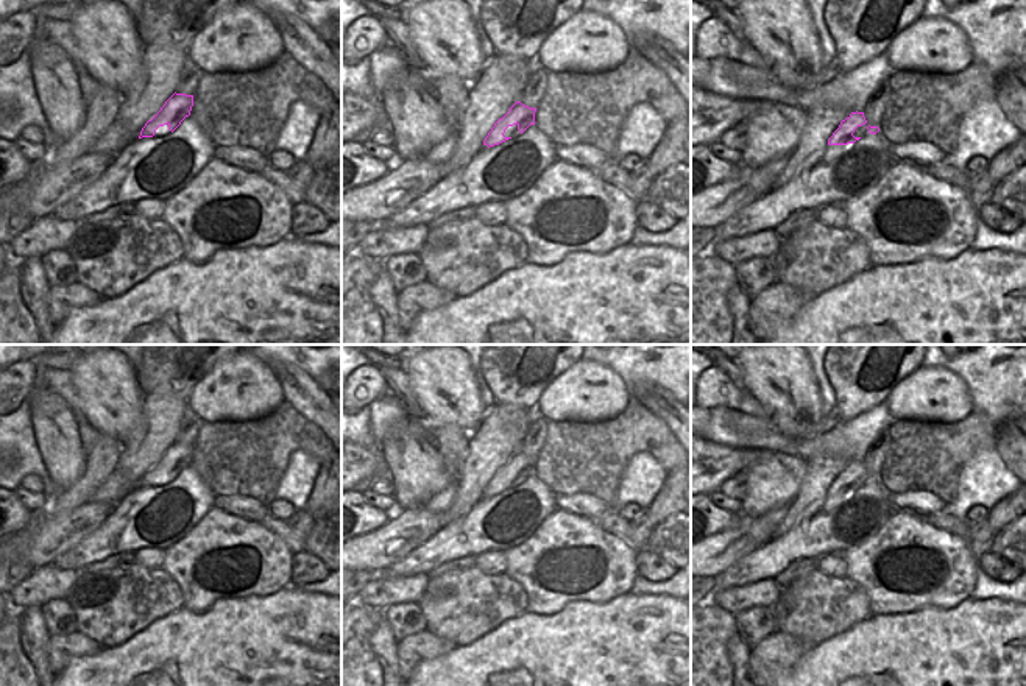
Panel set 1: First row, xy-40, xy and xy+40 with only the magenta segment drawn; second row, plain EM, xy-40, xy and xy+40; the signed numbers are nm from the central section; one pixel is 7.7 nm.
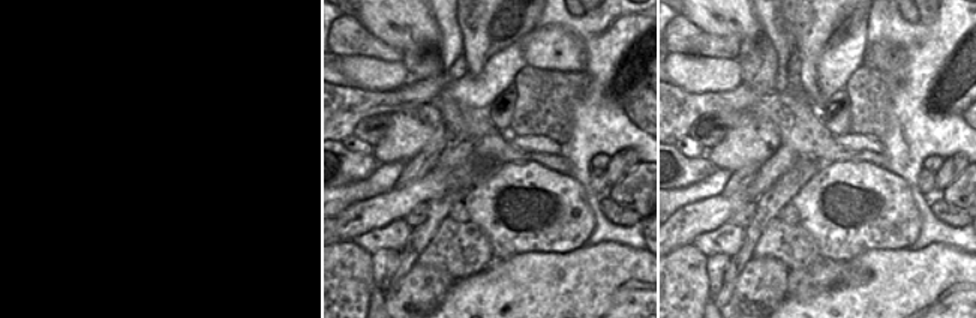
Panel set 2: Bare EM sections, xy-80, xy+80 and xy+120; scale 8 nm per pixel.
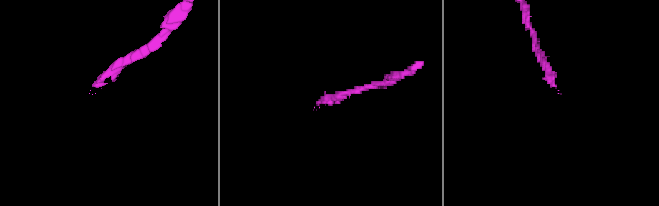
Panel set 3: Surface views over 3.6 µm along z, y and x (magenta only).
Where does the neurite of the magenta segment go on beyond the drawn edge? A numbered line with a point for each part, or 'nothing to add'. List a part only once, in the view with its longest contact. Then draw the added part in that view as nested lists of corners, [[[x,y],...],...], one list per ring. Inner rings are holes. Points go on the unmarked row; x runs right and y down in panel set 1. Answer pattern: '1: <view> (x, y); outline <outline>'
1: xy+40 (831, 501); outline [[[847,493],[851,494],[851,493]],[[828,494],[825,504],[822,505],[822,511],[831,511],[834,507],[837,507],[847,494]]]

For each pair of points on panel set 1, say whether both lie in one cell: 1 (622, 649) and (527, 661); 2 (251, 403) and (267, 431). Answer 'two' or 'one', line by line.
1: one
2: two

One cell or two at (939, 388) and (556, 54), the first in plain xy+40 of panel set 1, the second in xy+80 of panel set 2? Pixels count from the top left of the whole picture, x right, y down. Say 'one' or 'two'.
one

